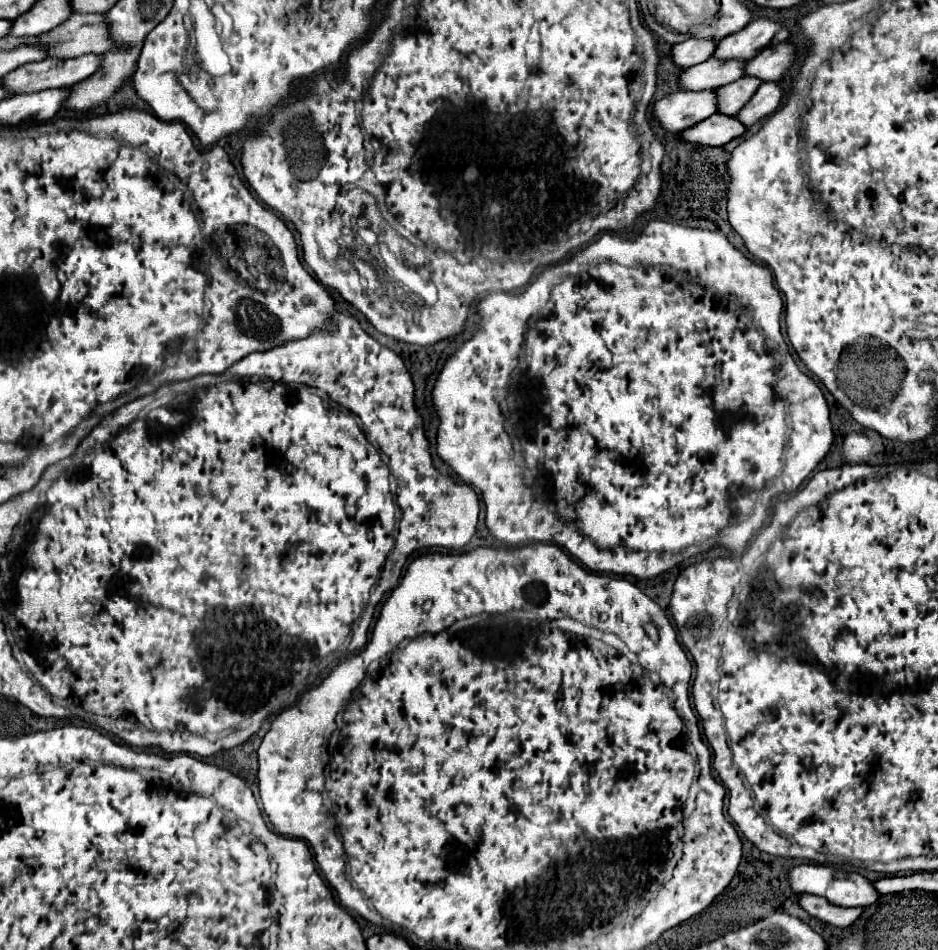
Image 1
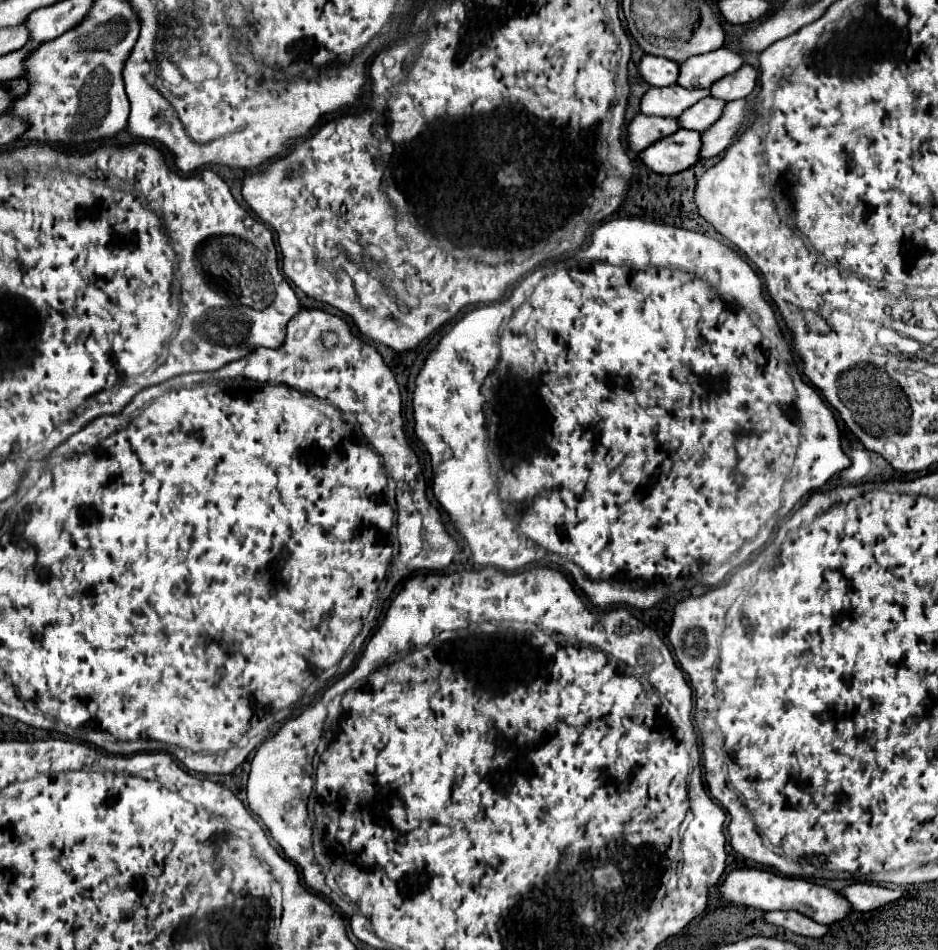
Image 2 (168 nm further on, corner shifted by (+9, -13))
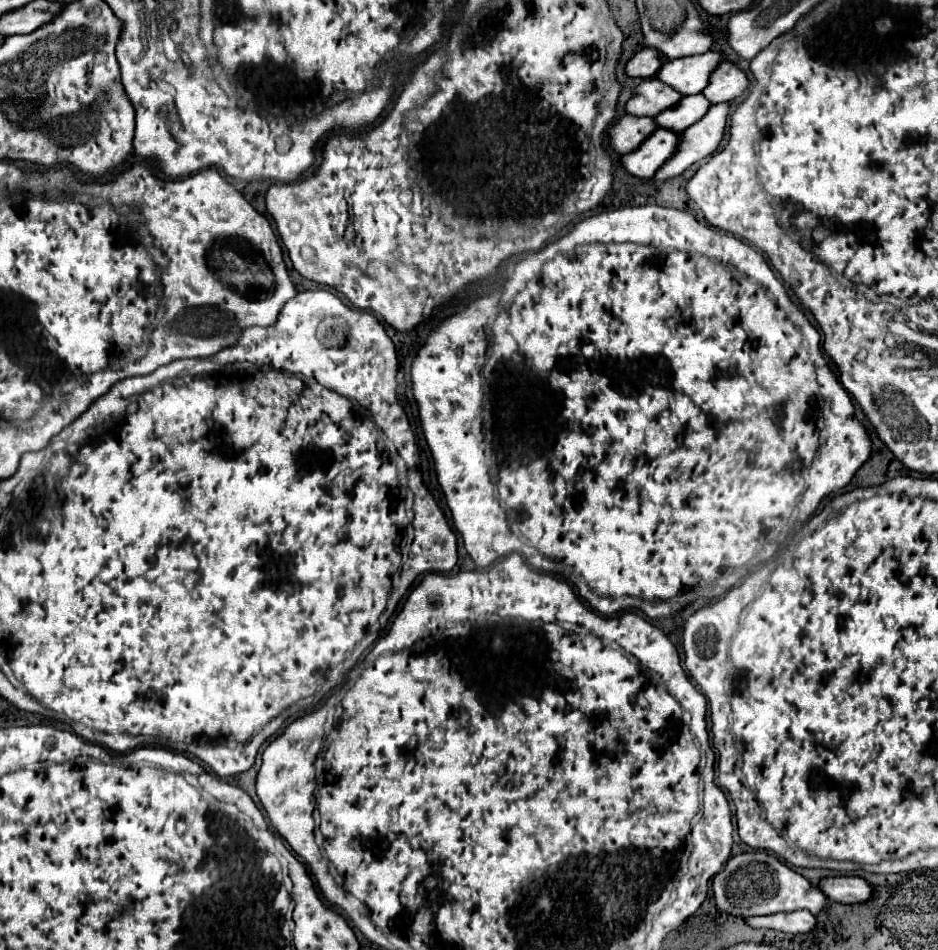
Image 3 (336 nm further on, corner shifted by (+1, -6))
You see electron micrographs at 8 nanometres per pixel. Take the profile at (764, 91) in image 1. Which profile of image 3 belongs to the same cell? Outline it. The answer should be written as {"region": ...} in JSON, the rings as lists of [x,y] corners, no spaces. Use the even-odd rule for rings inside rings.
{"region":[[[728,102],[710,106],[710,110],[694,126],[686,128],[680,134],[678,138],[680,144],[676,152],[664,162],[662,170],[658,170],[652,180],[662,182],[680,176],[694,162],[700,162],[710,154],[714,154],[724,136],[726,114],[728,114]]]}

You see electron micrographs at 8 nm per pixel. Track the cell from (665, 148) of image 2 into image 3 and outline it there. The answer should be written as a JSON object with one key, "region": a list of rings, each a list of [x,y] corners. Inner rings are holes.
{"region":[[[654,130],[634,152],[620,158],[620,166],[634,178],[650,180],[650,176],[668,160],[678,146],[678,134],[672,130]]]}

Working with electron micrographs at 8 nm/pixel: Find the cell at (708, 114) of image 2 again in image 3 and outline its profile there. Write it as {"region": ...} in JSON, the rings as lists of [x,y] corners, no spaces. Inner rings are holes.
{"region":[[[702,94],[682,96],[682,102],[678,102],[678,106],[672,106],[670,110],[662,110],[662,114],[656,114],[654,124],[656,128],[682,132],[694,122],[698,122],[698,118],[702,118],[708,112],[708,108],[710,102]]]}

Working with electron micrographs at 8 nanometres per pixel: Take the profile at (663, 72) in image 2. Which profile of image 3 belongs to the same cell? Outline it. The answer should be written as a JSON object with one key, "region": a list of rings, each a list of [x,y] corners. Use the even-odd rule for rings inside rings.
{"region":[[[642,48],[626,62],[624,70],[630,78],[652,78],[662,64],[664,64],[664,58],[658,54],[658,50]]]}

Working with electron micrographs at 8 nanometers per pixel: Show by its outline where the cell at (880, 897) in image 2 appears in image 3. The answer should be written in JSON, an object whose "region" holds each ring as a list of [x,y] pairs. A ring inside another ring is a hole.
{"region":[[[830,876],[818,882],[818,888],[834,902],[856,904],[870,898],[870,884],[860,876]]]}

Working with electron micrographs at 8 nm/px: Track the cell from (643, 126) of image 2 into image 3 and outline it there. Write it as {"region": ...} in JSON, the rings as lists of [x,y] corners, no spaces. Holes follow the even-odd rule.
{"region":[[[622,116],[616,120],[616,124],[608,130],[610,148],[618,154],[634,152],[652,132],[656,130],[656,124],[652,118],[638,118],[638,116]]]}

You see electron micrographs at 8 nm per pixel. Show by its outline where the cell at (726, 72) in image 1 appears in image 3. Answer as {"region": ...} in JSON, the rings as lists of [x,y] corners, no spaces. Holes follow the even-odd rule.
{"region":[[[650,78],[640,82],[634,88],[632,98],[626,102],[626,114],[632,116],[656,116],[658,112],[678,104],[682,94],[660,82],[658,78]]]}

